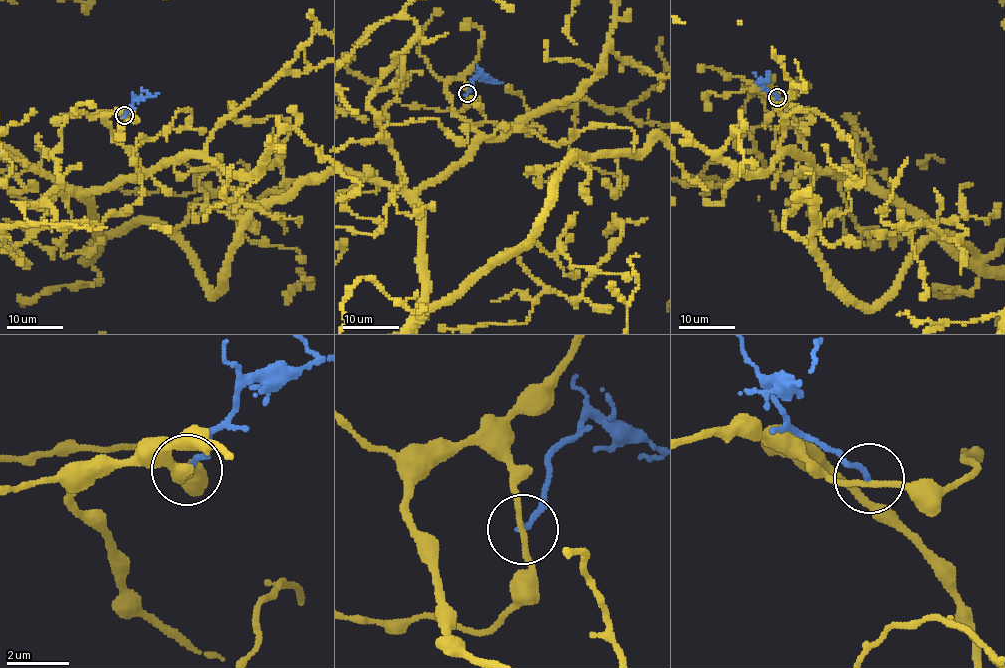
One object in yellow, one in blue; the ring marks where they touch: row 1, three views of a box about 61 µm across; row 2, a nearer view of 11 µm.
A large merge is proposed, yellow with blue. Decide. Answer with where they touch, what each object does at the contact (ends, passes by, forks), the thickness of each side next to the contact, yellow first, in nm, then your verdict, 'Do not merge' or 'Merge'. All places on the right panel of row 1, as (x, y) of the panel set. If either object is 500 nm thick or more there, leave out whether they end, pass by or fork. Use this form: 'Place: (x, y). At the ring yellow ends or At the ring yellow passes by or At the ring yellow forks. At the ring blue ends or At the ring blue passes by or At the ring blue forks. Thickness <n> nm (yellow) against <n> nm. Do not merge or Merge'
Place: (777, 97). At the ring yellow passes by. At the ring blue ends. Thickness 170 nm (yellow) against 180 nm. Do not merge

